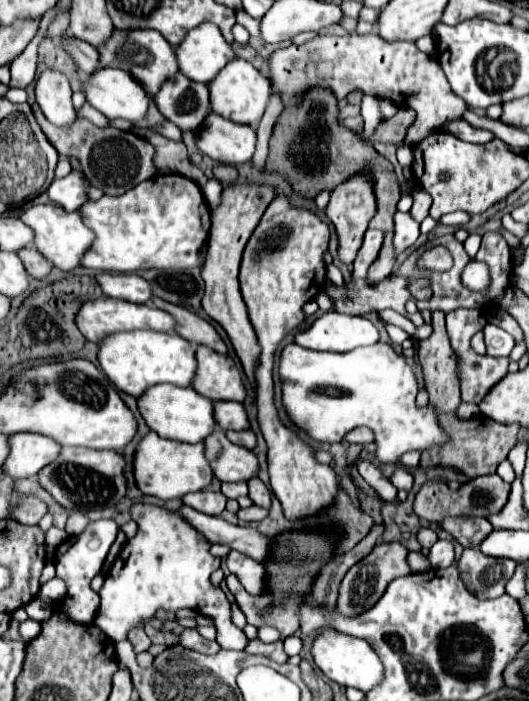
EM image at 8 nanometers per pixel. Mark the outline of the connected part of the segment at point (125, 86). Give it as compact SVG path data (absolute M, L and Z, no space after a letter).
M97 68L85 78L83 92L87 102L107 118L137 122L147 114L149 98L143 86L127 72L117 68Z

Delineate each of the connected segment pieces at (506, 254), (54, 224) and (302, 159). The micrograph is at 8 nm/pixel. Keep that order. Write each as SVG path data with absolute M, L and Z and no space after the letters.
M485 232L481 240L481 248L473 260L485 262L489 266L491 284L487 290L487 300L489 300L489 308L497 306L497 302L503 296L503 290L509 286L509 278L513 270L511 250L505 238L499 232Z
M35 204L29 208L23 208L19 218L33 230L33 246L57 268L61 270L73 270L79 266L81 256L89 250L93 242L93 232L81 222L81 216L77 212L65 212L57 204Z
M315 88L315 90L307 92L307 96L303 98L301 104L285 108L283 114L279 116L279 124L275 126L275 132L269 140L267 164L269 164L269 168L283 172L289 178L295 192L301 192L303 196L309 196L309 198L315 198L321 190L331 192L337 184L341 184L351 174L355 174L363 168L369 168L375 174L373 182L375 182L375 196L377 196L379 210L375 214L375 218L369 222L369 228L383 230L385 242L383 242L379 258L375 260L375 264L369 270L369 280L379 282L379 280L387 278L395 266L393 214L395 214L395 206L401 198L401 188L399 188L391 162L385 162L385 158L377 156L373 144L375 142L403 142L411 122L415 122L415 110L399 108L399 112L393 118L387 118L375 130L375 134L365 142L361 142L355 132L337 124L337 112L339 112L337 98L329 90L323 90L323 88Z

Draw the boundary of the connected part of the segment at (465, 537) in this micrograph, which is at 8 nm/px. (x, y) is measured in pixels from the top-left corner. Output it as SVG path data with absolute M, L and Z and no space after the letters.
M445 518L439 526L447 530L463 548L477 548L493 530L485 518Z

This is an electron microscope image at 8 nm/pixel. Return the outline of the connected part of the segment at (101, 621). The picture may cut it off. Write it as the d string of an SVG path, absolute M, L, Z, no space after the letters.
M137 502L129 508L131 520L137 522L137 534L123 546L99 590L101 606L95 624L115 642L125 640L125 634L139 624L141 618L153 618L157 610L177 612L191 609L209 616L217 630L217 642L225 650L243 650L247 636L231 622L231 604L223 590L213 588L209 576L221 566L209 548L211 542L199 534L189 522L179 518L179 512L155 504Z

